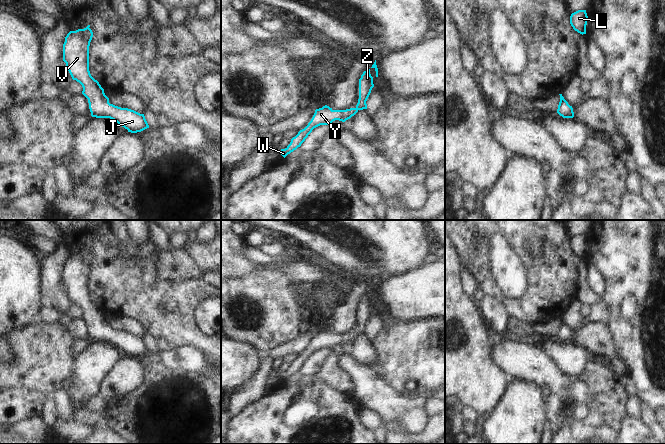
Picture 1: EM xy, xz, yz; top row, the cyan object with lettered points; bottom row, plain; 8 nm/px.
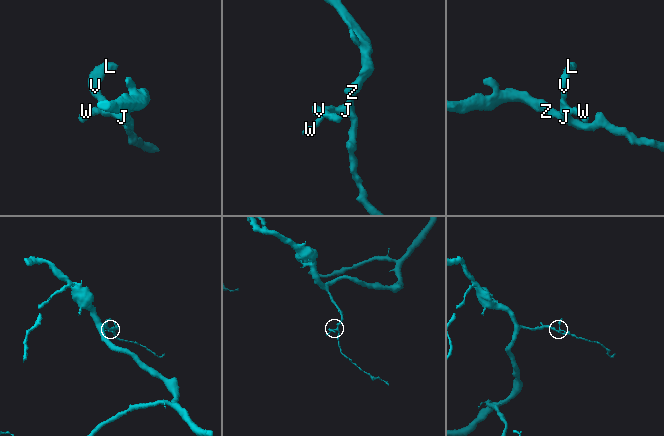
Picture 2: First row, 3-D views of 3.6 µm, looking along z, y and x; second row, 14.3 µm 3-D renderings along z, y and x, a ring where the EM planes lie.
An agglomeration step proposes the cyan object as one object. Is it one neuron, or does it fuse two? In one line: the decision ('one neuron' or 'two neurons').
one neuron

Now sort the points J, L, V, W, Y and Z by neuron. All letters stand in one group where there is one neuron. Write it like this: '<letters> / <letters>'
J L V W Y Z

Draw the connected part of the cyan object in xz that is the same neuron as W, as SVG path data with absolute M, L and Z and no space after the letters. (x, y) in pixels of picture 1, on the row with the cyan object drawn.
M368 69L363 72L359 79L359 99L355 108L333 110L325 105L322 108L316 109L308 125L291 139L290 144L285 149L281 149L280 154L285 158L288 154L300 147L314 128L320 125L331 125L335 120L345 122L354 116L359 110L367 109L366 101L373 87L373 77L370 74L370 69Z

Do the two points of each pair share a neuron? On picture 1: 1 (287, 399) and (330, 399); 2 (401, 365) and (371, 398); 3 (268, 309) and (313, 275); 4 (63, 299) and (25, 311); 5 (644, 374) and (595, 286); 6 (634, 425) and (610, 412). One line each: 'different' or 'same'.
1: same
2: different
3: same
4: different
5: different
6: different

